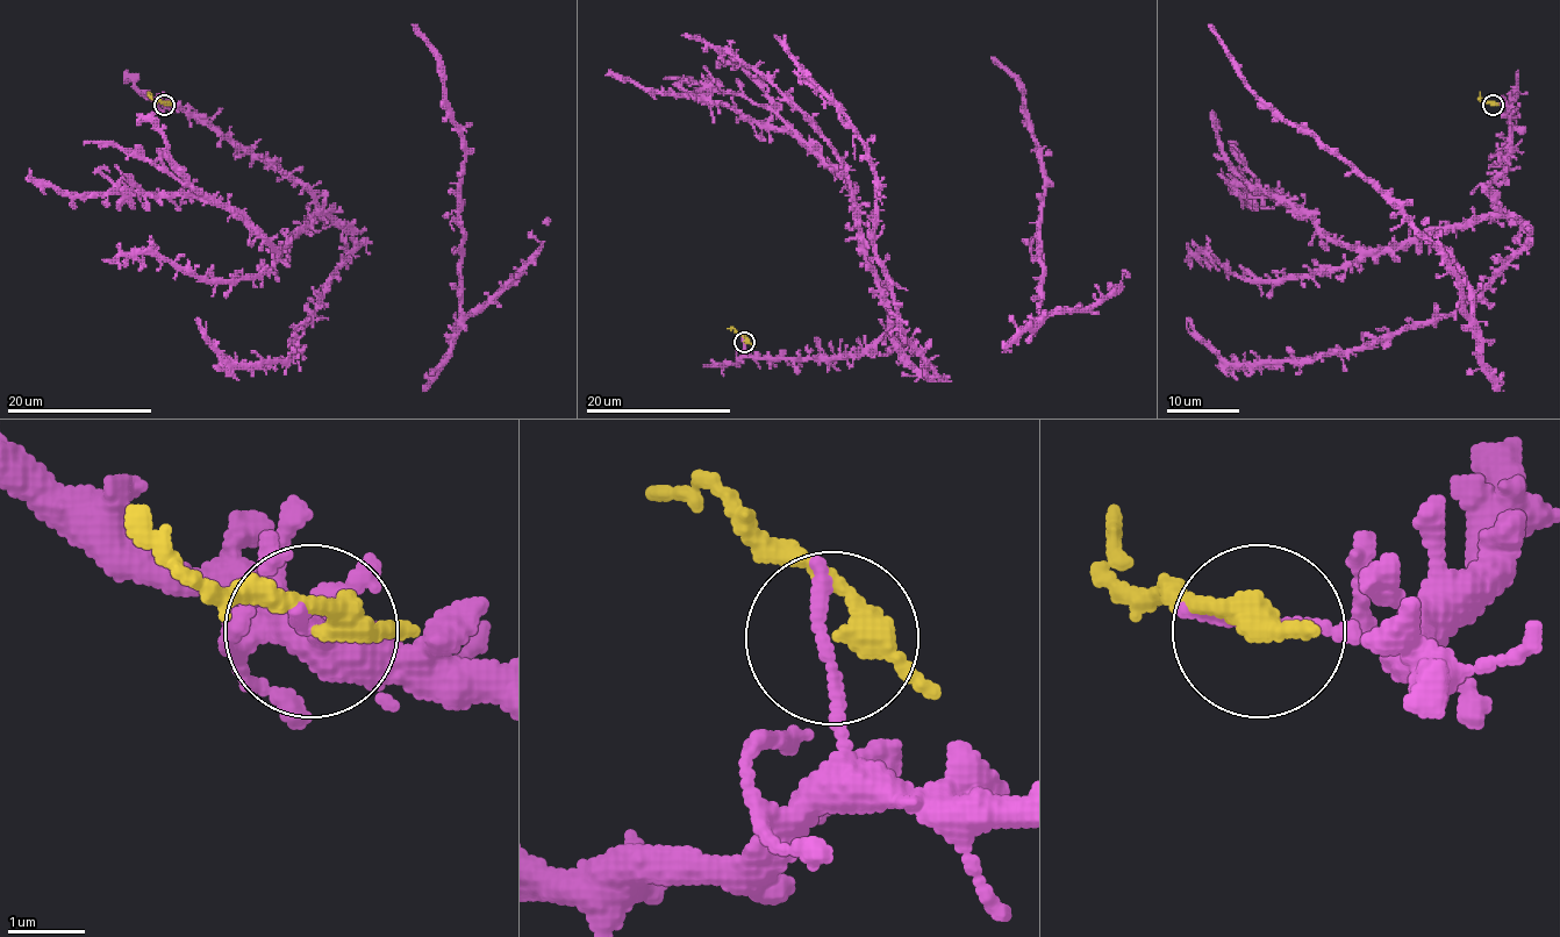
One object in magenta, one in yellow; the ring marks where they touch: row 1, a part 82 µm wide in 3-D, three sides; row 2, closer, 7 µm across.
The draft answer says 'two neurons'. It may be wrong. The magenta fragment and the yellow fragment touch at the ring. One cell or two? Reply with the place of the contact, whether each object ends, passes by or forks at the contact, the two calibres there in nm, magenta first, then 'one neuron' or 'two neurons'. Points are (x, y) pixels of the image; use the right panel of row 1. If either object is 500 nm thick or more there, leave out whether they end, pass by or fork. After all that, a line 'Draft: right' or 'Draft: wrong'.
place (1493, 105); magenta ends; yellow passes by; calibres 200 and 280 nm; two neurons
Draft: right

